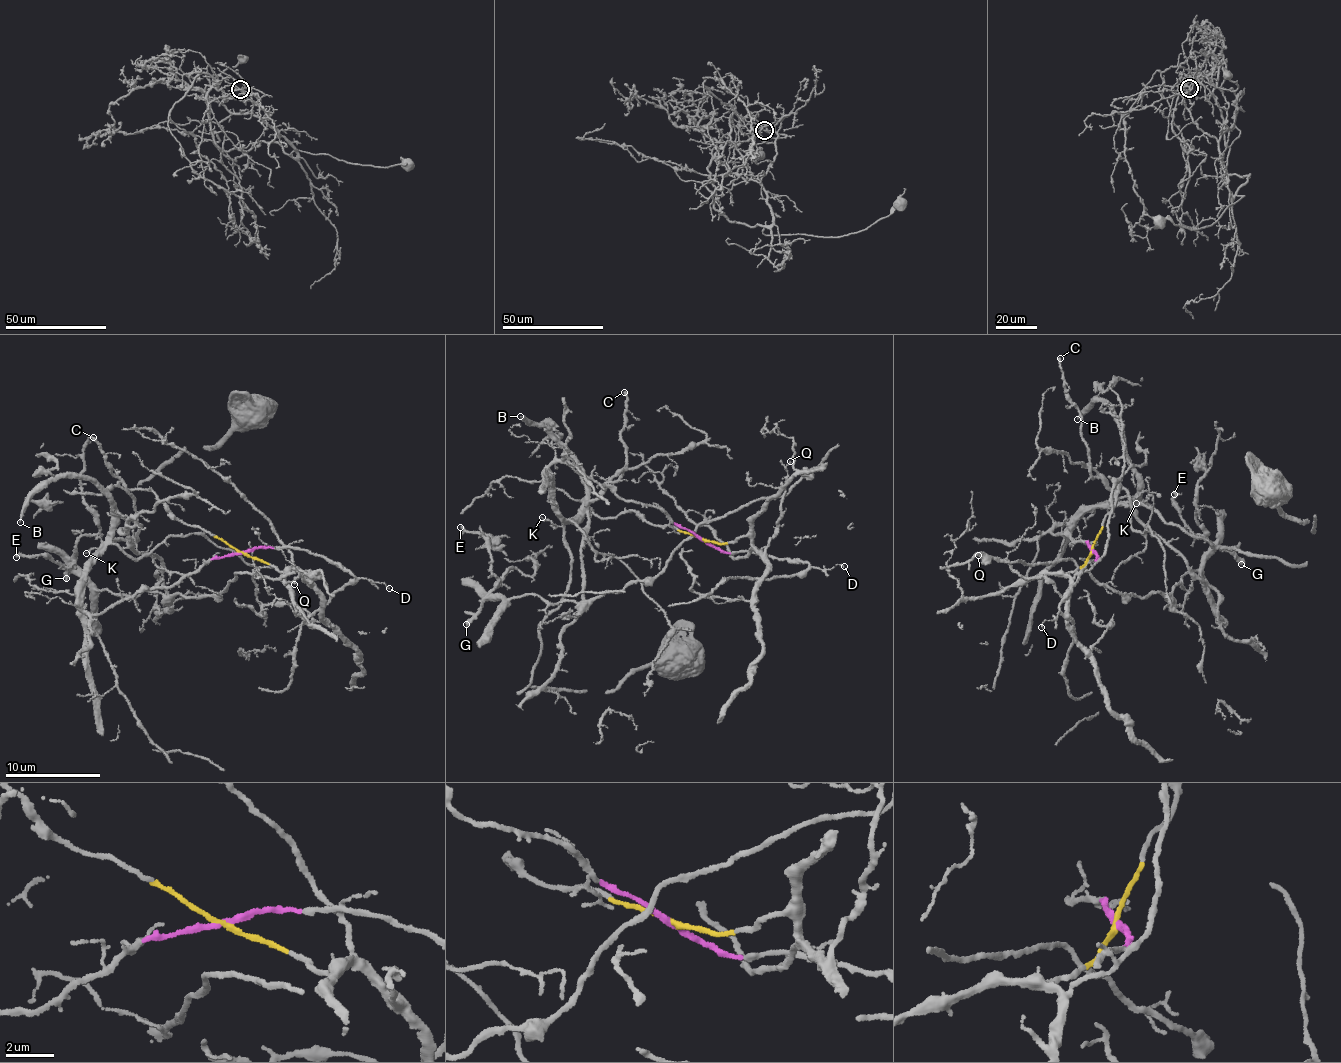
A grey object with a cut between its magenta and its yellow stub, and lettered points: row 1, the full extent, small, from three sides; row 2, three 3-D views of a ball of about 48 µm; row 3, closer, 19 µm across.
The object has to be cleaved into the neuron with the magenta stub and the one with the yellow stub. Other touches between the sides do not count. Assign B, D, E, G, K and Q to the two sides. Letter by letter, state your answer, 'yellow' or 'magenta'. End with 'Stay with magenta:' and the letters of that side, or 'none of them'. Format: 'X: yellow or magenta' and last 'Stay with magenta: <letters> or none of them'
B: magenta
D: magenta
E: yellow
G: yellow
K: magenta
Q: yellow
Stay with magenta: B, D, K

